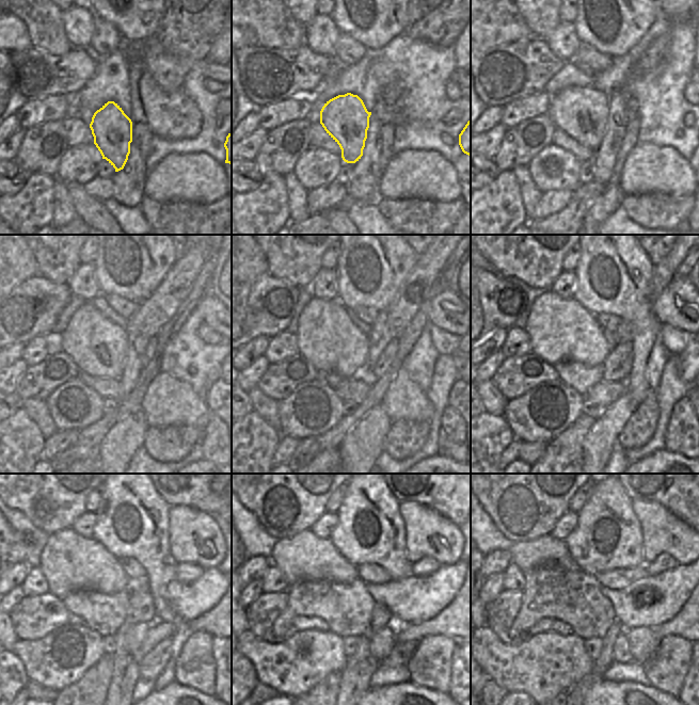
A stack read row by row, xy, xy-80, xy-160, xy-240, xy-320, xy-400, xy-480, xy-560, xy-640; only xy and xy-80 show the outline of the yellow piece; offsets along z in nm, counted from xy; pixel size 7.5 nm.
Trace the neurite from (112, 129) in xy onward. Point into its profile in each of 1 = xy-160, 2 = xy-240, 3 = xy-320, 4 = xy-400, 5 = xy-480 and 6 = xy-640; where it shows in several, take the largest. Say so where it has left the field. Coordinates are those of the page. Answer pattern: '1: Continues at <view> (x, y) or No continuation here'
1: Continues at xy-160 (581, 112)
2: Continues at xy-240 (98, 347)
3: Continues at xy-320 (327, 337)
4: Continues at xy-400 (559, 330)
5: Continues at xy-480 (69, 562)
6: Continues at xy-640 (527, 555)

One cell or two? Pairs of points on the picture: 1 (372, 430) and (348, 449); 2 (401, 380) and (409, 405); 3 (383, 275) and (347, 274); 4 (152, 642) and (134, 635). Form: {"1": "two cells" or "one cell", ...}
{"1": "one cell", "2": "one cell", "3": "one cell", "4": "two cells"}

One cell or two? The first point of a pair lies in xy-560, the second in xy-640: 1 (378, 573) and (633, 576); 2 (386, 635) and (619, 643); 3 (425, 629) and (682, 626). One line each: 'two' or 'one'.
1: one
2: one
3: one

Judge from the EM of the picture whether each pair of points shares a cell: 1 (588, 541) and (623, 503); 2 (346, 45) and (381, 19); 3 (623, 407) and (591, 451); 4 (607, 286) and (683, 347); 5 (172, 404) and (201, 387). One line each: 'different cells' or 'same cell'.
1: same cell
2: different cells
3: same cell
4: different cells
5: different cells

